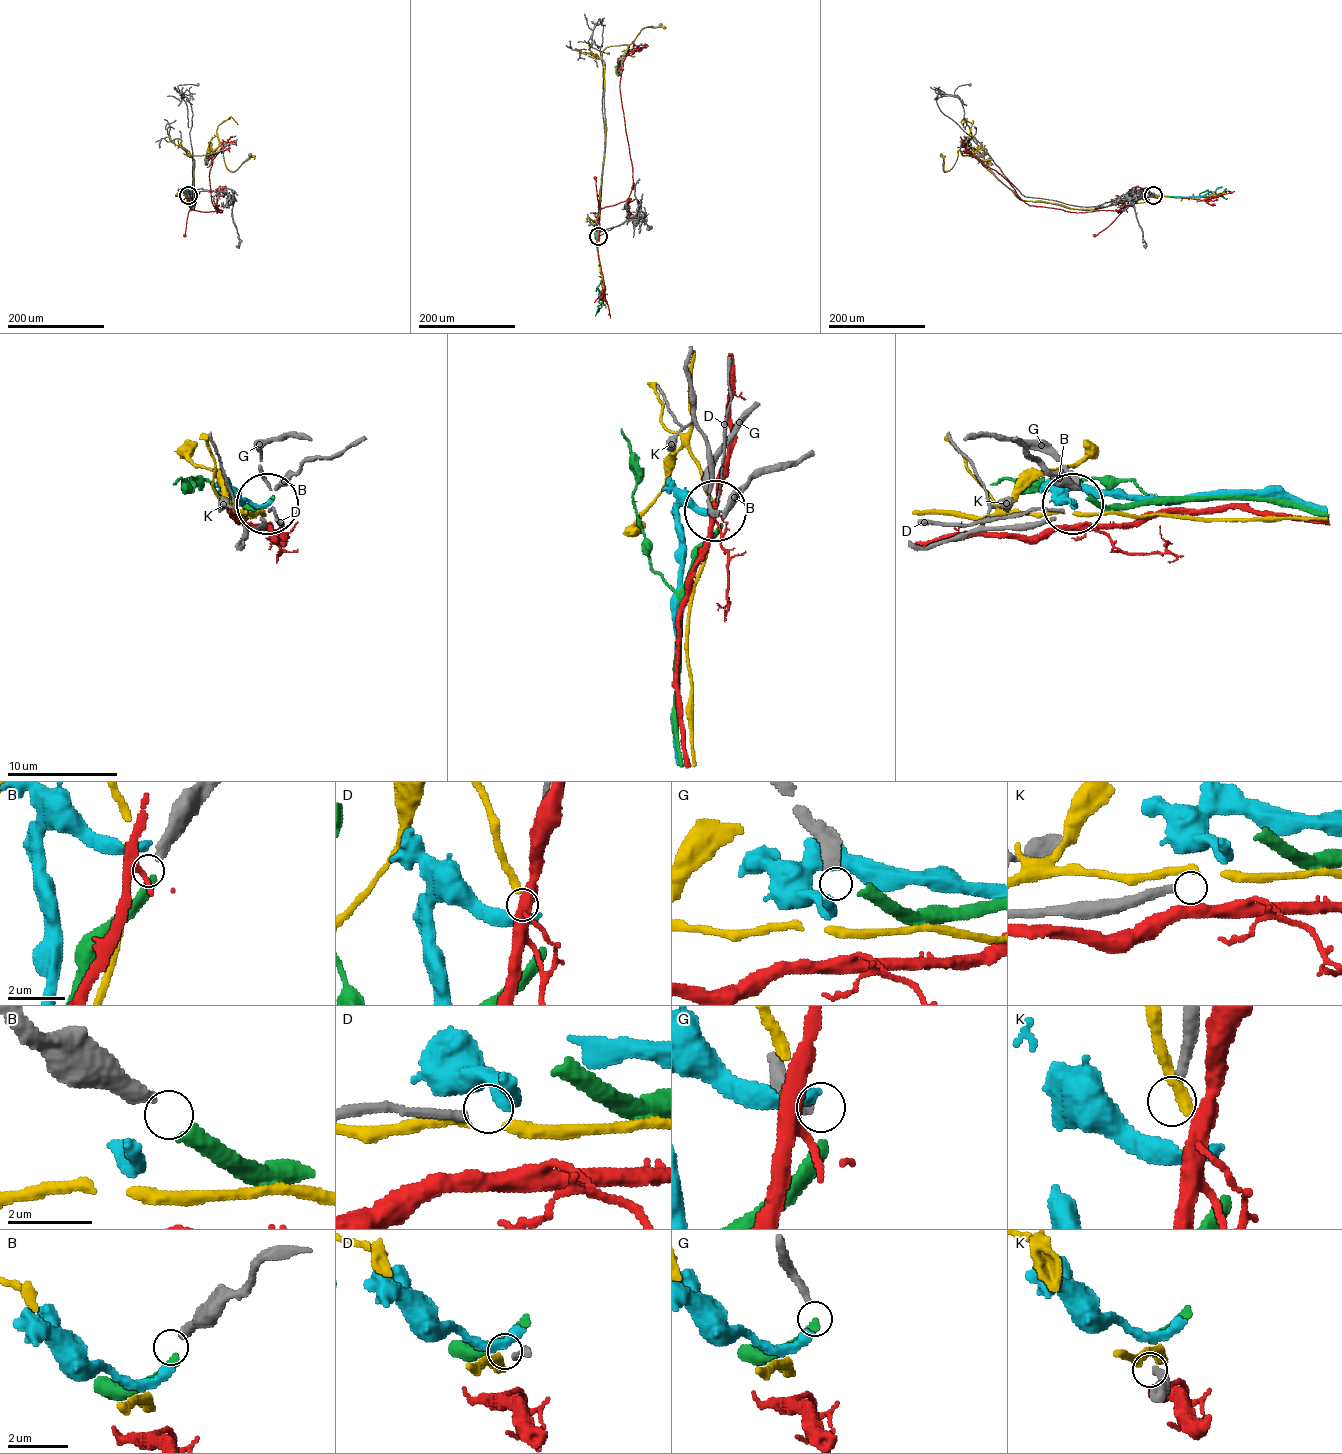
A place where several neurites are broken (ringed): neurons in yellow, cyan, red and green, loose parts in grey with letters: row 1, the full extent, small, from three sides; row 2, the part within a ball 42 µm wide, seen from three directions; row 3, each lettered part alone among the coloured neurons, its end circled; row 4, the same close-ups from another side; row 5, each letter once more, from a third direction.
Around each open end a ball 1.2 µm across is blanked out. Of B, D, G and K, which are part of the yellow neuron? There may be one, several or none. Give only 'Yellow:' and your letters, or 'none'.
Yellow: none

